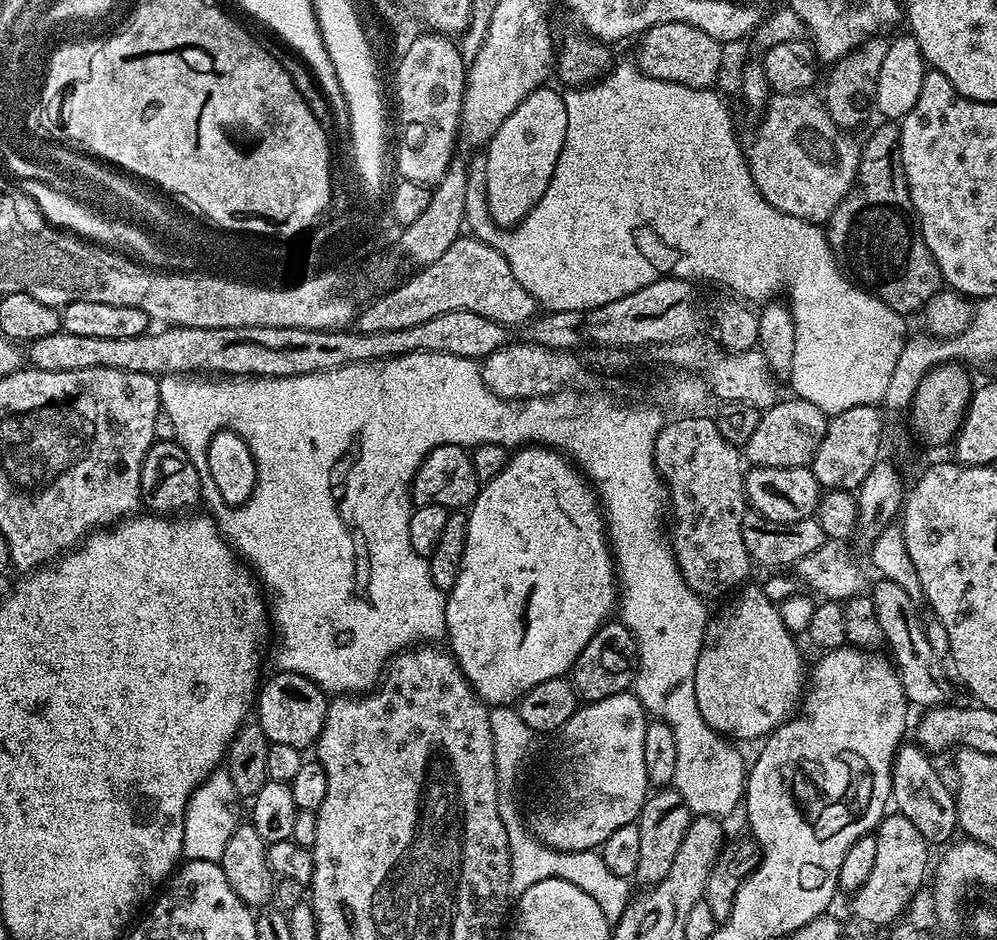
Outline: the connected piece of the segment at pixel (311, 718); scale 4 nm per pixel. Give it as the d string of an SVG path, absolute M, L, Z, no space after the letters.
M273 671L273 676L263 681L258 689L254 705L255 719L262 726L266 738L274 744L294 746L308 750L320 737L330 703L324 689L310 678L297 672Z

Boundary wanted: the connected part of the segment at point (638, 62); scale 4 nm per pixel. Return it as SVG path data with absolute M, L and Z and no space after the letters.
M666 22L656 24L639 37L634 63L640 71L652 80L669 80L672 84L681 84L687 88L711 89L720 72L720 63L724 56L722 46L710 34L702 34L689 24Z

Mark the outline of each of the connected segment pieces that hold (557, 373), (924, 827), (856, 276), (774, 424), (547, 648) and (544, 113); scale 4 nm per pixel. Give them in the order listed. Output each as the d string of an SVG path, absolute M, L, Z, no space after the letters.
M509 342L503 348L490 354L482 360L484 385L494 394L507 400L529 400L535 396L551 396L559 392L576 375L579 374L582 364L576 360L573 353L558 348L546 348L542 345Z
M908 743L897 748L896 756L892 759L891 803L894 808L896 804L895 811L899 815L914 822L918 834L922 834L931 845L943 845L951 841L958 832L955 795L942 786L936 764L928 761L931 760L929 753L915 743Z
M880 122L880 125L873 130L868 136L868 141L863 141L860 149L860 167L854 187L849 191L848 196L841 204L832 211L832 216L826 221L826 235L828 245L832 251L832 257L836 259L837 264L846 273L849 280L855 282L859 287L870 289L873 296L877 296L883 304L890 306L890 310L901 314L909 314L908 312L919 313L924 305L930 302L930 298L934 298L937 292L941 291L942 281L940 279L940 271L934 262L934 258L930 254L930 250L926 246L926 242L920 233L920 226L916 219L916 211L912 208L912 199L910 198L910 190L908 183L904 177L904 167L900 161L900 126L896 122Z
M777 399L774 406L761 411L754 434L742 446L743 459L749 465L757 468L807 468L811 465L818 442L822 442L828 429L829 417L810 402L791 399Z
M524 446L513 451L502 474L498 474L481 487L467 513L466 550L462 558L458 582L454 582L451 592L447 593L444 605L446 640L452 643L450 645L452 657L458 662L465 680L470 682L476 695L489 706L508 706L518 701L539 683L571 673L572 664L578 658L578 654L582 654L586 642L594 638L600 625L611 617L608 616L611 612L613 615L618 604L618 577L612 559L610 537L606 531L606 517L597 493L584 473L569 457L543 446Z
M552 86L537 88L508 115L488 140L484 156L484 181L488 213L492 221L503 229L523 220L528 211L546 194L554 166L566 142L566 102Z

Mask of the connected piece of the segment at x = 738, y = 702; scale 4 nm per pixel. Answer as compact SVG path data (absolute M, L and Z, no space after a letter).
M741 587L735 593L736 601L709 619L694 674L694 694L702 718L714 731L733 741L767 737L797 711L806 688L806 664L804 668L804 660L796 649L797 637L786 630L779 607L766 596L763 587L748 587Z

